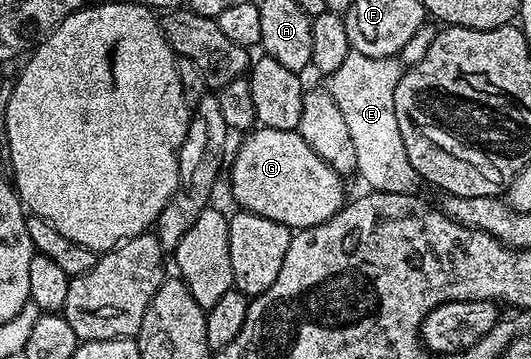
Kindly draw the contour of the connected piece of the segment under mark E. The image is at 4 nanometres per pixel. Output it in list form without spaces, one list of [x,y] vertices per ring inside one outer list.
[[[351,50],[346,61],[342,61],[342,65],[338,65],[338,69],[334,69],[334,73],[326,77],[326,90],[338,104],[338,110],[346,121],[346,129],[350,129],[358,175],[369,183],[367,186],[371,190],[406,195],[417,190],[418,176],[410,165],[410,157],[406,157],[406,145],[402,145],[402,133],[398,130],[398,117],[394,117],[394,89],[398,89],[401,74],[402,64],[399,58],[366,57]]]

